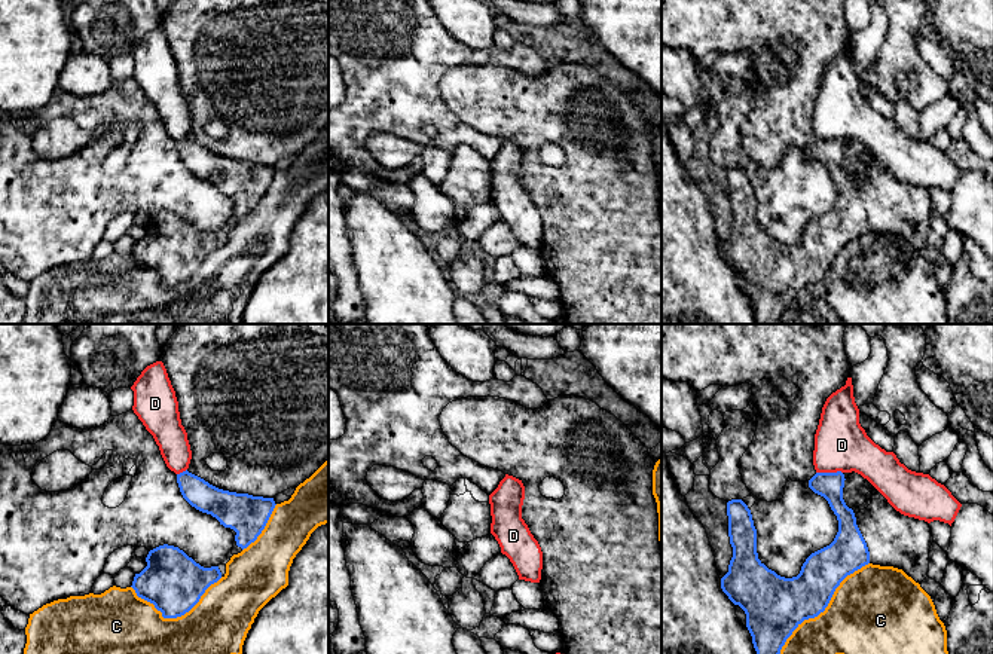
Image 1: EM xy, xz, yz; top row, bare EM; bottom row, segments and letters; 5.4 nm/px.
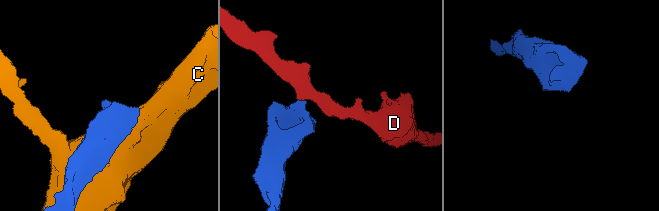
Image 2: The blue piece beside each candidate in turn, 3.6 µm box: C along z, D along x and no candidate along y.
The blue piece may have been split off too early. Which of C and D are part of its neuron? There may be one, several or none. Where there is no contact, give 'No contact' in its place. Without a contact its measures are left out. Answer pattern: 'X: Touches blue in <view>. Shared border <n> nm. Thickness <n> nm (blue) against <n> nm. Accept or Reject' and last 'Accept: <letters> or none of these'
C: Touches blue in yz. Shared border 700 nm. Thickness 300 nm (blue) against 460 nm. Reject
D: Touches blue in yz. Shared border 140 nm. Thickness 140 nm (blue) against 280 nm. Reject
Accept: none of these

